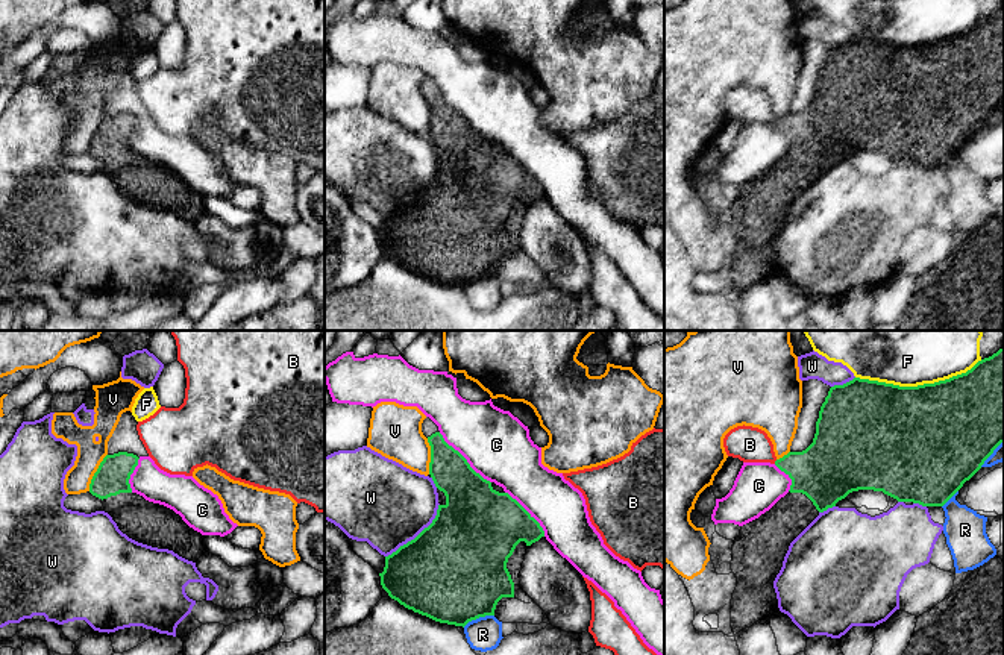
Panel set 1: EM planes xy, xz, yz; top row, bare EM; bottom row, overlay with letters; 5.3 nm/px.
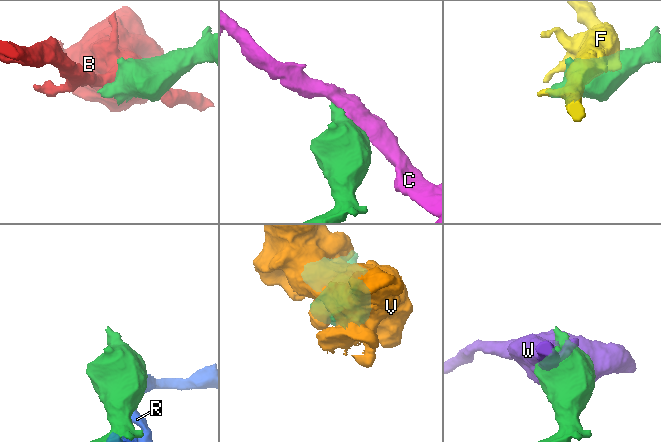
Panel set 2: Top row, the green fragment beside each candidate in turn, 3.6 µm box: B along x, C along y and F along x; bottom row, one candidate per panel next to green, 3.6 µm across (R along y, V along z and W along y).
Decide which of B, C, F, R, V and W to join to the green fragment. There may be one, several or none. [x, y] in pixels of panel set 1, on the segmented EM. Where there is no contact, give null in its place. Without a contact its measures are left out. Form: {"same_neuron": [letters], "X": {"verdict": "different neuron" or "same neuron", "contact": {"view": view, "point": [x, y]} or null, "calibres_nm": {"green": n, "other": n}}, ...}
{"same_neuron": [], "B": {"verdict": "different neuron", "contact": {"view": "yz", "point": [775, 461]}, "calibres_nm": {"green": 300, "other": 190}}, "C": {"verdict": "different neuron", "contact": {"view": "xz", "point": [464, 458]}, "calibres_nm": {"green": 280, "other": 360}}, "F": {"verdict": "different neuron", "contact": {"view": "yz", "point": [918, 385]}, "calibres_nm": {"green": 500, "other": 500}}, "R": {"verdict": "different neuron", "contact": {"view": "xz", "point": [478, 617]}, "calibres_nm": {"green": 500, "other": 180}}, "V": {"verdict": "different neuron", "contact": {"view": "xy", "point": [96, 472]}, "calibres_nm": {"green": 180, "other": 140}}, "W": {"verdict": "different neuron", "contact": {"view": "xz", "point": [419, 534]}, "calibres_nm": {"green": 500, "other": 440}}}

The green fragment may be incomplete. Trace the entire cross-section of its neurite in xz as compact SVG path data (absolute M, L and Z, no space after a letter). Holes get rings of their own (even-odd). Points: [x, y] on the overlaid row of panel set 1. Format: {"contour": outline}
{"contour": "M429 417L423 420L422 432L431 446L429 475L435 487L444 493L446 503L438 505L432 523L414 540L385 556L384 572L379 573L381 585L391 599L405 608L435 622L464 628L479 617L494 616L496 605L502 597L514 597L514 582L507 569L508 558L520 541L531 546L544 537L544 531L502 487L476 473L467 459L444 441L438 426Z"}

